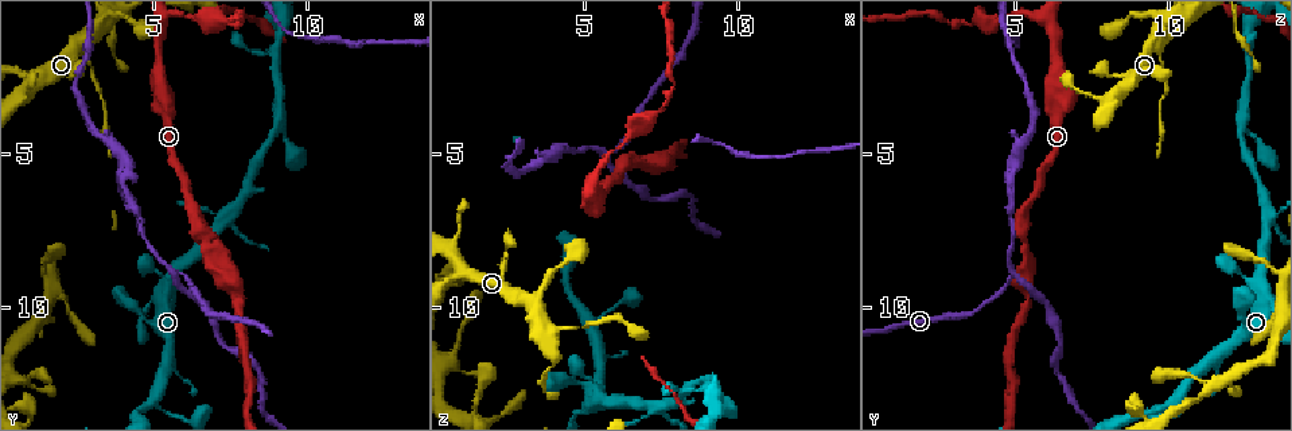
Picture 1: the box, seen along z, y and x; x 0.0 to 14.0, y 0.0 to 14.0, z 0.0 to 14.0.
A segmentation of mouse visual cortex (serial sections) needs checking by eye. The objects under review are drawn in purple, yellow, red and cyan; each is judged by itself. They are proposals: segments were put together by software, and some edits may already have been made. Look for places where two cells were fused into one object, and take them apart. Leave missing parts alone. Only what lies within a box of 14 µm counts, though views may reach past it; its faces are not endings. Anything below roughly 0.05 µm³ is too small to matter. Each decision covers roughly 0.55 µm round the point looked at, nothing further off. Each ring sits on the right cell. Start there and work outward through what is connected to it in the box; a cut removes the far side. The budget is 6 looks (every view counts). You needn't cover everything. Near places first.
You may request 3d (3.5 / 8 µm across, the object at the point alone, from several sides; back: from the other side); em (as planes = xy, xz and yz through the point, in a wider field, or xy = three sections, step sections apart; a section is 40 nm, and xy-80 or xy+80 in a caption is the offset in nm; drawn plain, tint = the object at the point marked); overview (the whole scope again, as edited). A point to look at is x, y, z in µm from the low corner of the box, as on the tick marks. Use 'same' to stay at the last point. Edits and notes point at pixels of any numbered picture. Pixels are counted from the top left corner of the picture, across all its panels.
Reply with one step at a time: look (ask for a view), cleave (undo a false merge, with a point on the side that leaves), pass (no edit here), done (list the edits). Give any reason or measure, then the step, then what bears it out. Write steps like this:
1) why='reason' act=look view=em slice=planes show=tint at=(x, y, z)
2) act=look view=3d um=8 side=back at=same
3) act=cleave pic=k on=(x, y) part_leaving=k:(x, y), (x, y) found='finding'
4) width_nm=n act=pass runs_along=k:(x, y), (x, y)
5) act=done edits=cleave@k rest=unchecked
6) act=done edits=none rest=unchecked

why='thin neck' act=look view=3d um=8 at=(5.7, 8.9, 4.9)

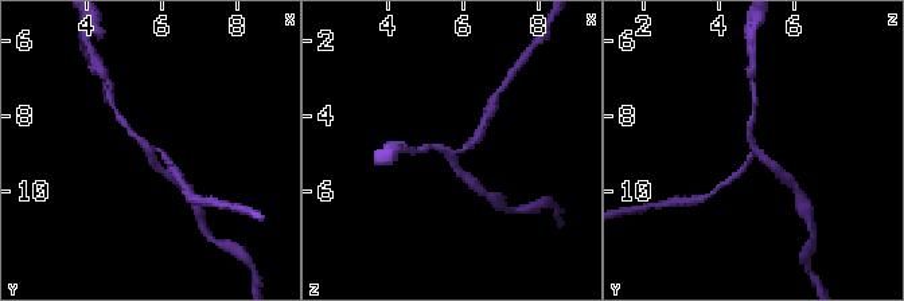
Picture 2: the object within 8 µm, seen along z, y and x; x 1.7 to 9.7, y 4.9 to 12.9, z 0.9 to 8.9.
arms=3 arm_widths_nm=150,150,200 act=look view=em slice=xy step=1 show=tint at=(5.7, 8.8, 4.9)

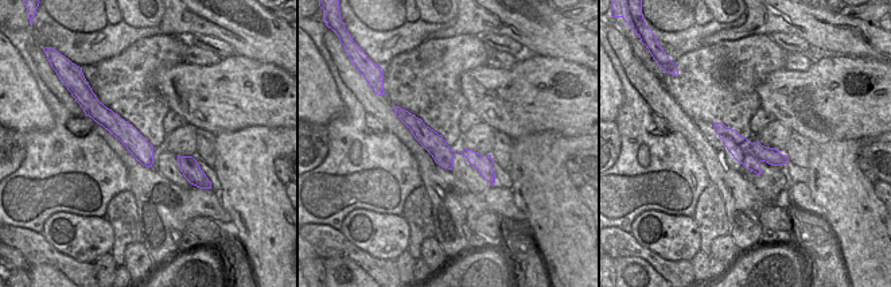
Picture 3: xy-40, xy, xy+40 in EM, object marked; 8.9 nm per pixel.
width_nm=190 act=cleave pic=2 on=(771, 164) part_leaving=2:(752, 152), (755, 114) found='a second cell is stuck on'

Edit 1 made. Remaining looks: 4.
act=look view=3d um=3.5 at=(2.8, 1.4, 9.7)

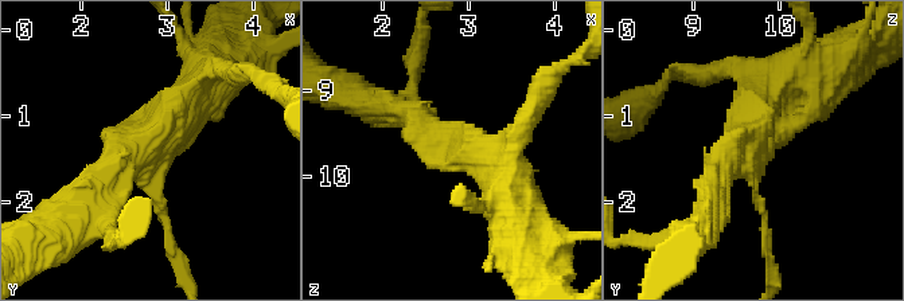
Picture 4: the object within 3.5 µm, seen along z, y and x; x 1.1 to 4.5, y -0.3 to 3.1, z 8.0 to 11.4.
arms=3 arm_widths_nm=100,350,450 act=look view=em slice=xy step=1 show=tint at=(2.75, 1.35, 9.70)

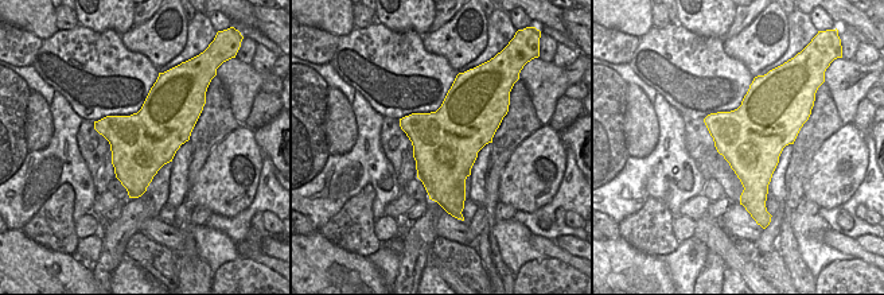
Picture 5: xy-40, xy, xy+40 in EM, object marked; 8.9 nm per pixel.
act=pass runs_along=4:(93, 200), (113, 164), (205, 81) found='continuous, no second cell'

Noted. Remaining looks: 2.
act=done edits=cleave@2 rest=unchecked

